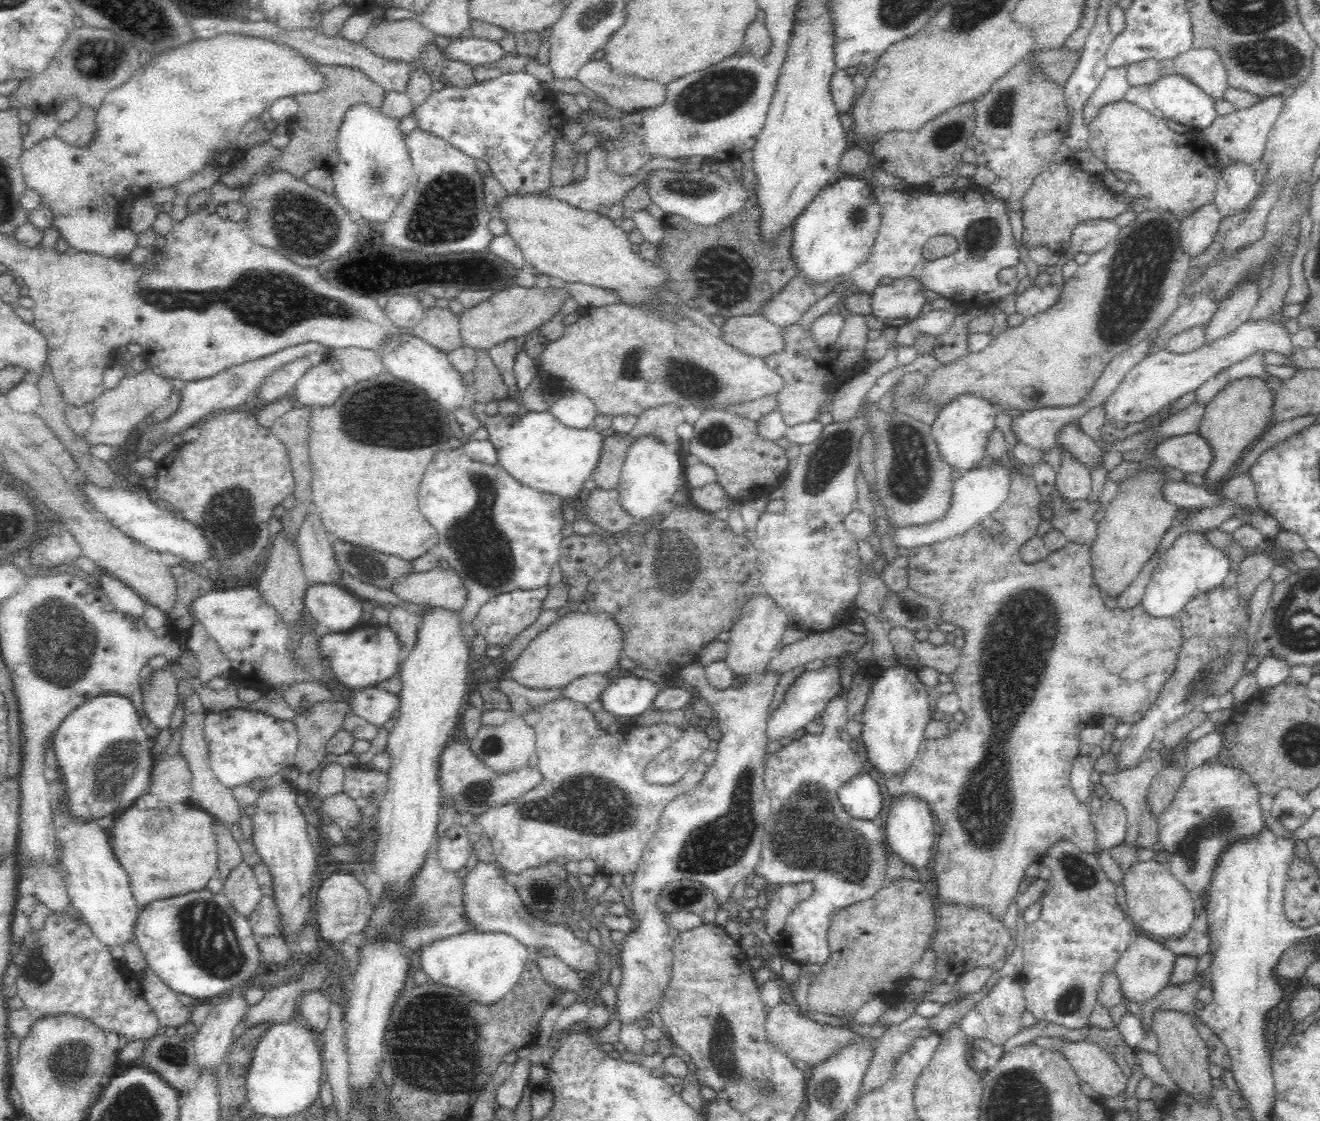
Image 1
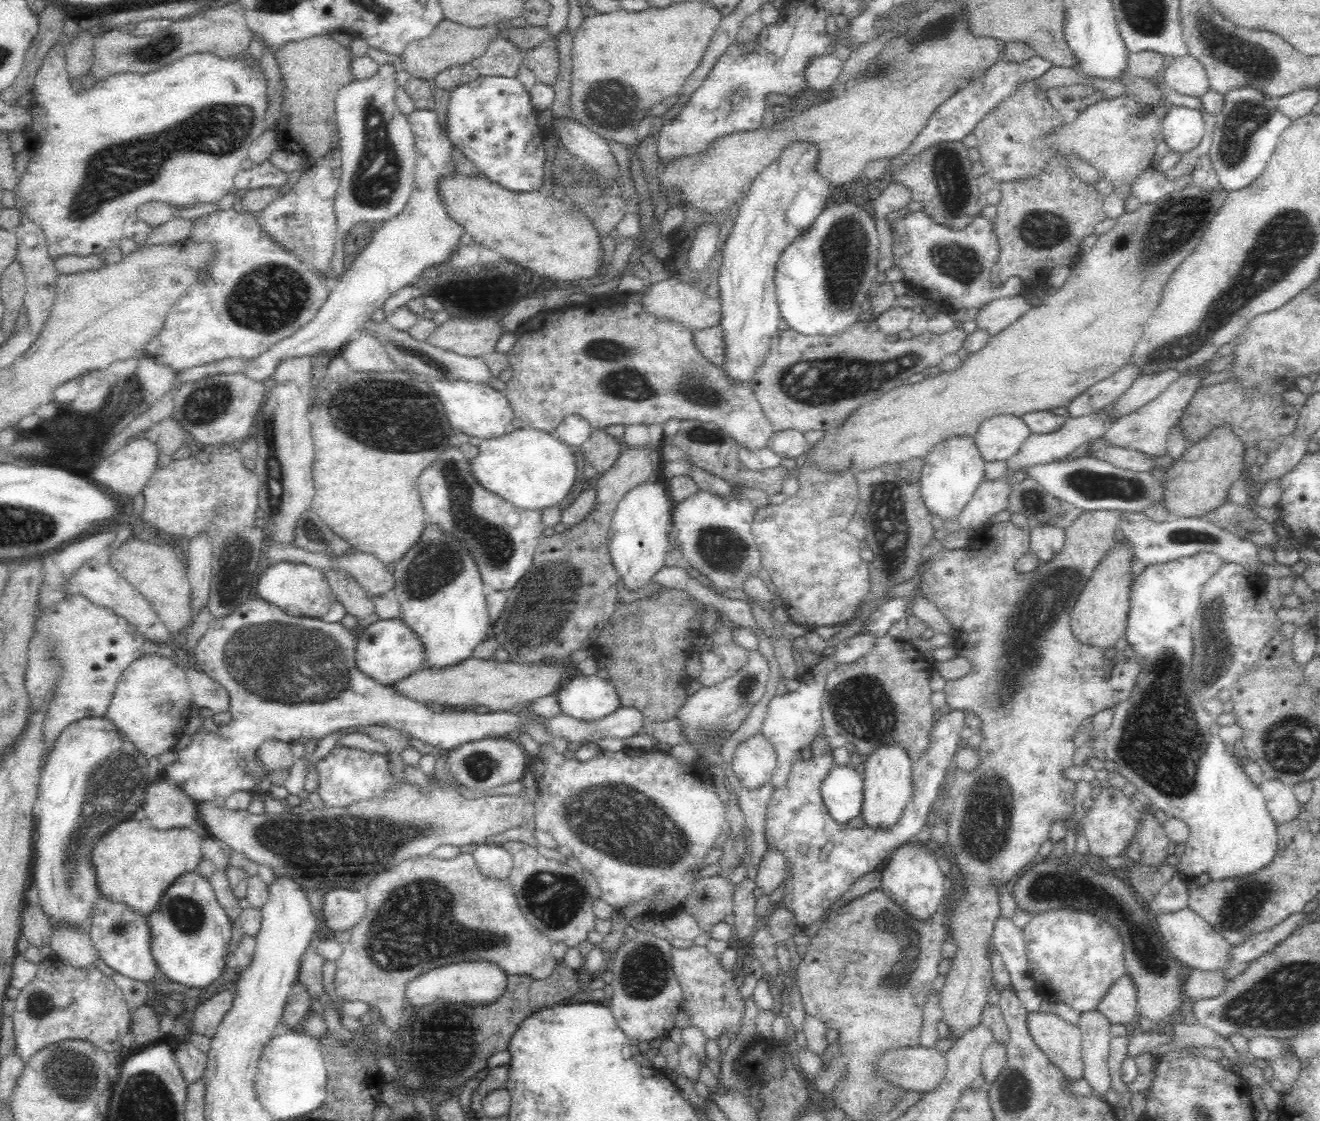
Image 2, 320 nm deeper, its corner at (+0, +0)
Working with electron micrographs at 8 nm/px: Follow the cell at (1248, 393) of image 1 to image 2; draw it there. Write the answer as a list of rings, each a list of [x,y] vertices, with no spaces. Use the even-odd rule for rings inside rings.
[[[1228,423],[1213,427],[1208,434],[1193,442],[1165,472],[1166,495],[1164,508],[1173,517],[1202,518],[1206,512],[1226,503],[1226,496],[1246,469],[1244,455],[1247,446]]]

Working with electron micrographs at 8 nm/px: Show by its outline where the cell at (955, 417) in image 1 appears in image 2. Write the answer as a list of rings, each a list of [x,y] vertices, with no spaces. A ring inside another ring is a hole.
[[[972,434],[953,435],[938,442],[920,462],[921,496],[932,517],[935,515],[940,519],[956,516],[966,506],[986,474],[984,465],[987,461],[982,457]]]

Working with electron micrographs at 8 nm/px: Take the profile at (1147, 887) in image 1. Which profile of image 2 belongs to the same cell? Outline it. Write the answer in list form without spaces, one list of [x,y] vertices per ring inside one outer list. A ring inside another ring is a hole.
[[[1185,907],[1176,911],[1151,911],[1151,913],[1156,920],[1156,928],[1162,936],[1164,947],[1180,964],[1200,970],[1229,968],[1228,950],[1231,945],[1225,942],[1224,938],[1221,938],[1213,927],[1192,908]]]

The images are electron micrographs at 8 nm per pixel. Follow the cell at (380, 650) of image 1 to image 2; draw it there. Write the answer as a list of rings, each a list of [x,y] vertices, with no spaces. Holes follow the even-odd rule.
[[[380,618],[368,627],[356,633],[355,665],[360,672],[383,685],[392,685],[403,681],[418,670],[425,668],[423,664],[424,647],[413,630],[401,619]]]

